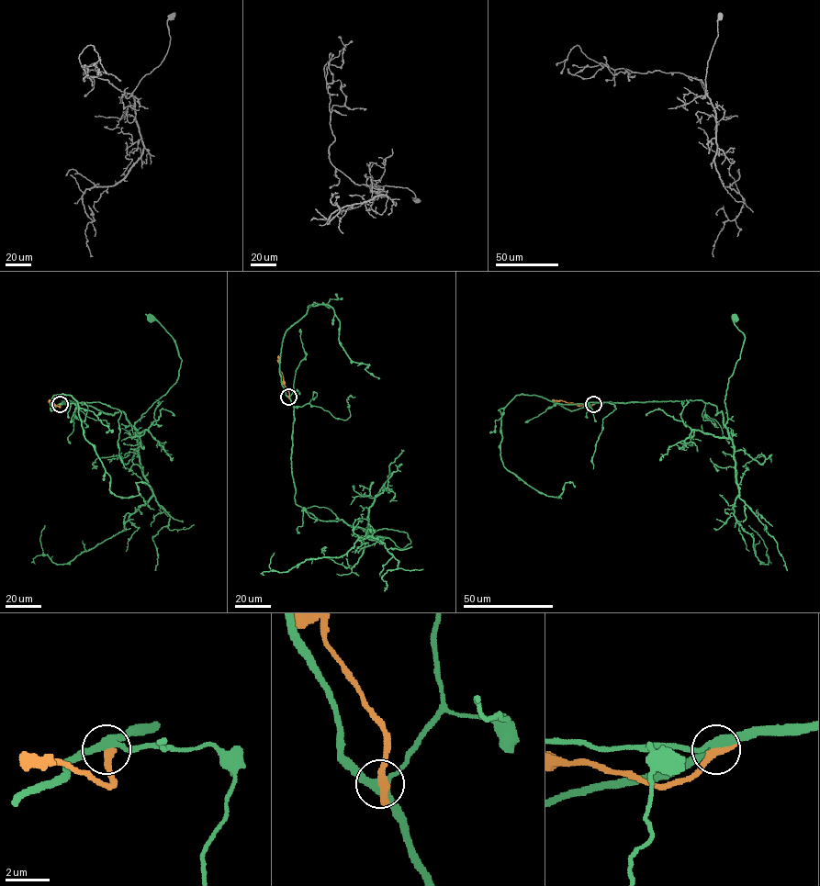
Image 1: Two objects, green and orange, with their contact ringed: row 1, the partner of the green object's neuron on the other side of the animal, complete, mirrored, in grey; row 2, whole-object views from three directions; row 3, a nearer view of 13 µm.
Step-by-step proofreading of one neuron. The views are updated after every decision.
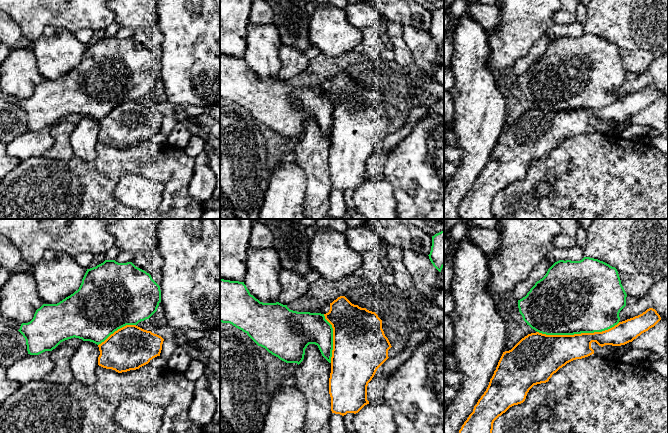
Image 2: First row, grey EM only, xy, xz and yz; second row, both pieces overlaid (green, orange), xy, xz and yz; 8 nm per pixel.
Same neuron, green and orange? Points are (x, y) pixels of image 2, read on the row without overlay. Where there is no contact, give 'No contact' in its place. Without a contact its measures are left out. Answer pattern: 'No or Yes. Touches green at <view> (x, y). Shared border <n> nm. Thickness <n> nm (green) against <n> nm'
No. Touches green at yz (578, 109). Shared border 650 nm. Thickness 500 nm (green) against 280 nm

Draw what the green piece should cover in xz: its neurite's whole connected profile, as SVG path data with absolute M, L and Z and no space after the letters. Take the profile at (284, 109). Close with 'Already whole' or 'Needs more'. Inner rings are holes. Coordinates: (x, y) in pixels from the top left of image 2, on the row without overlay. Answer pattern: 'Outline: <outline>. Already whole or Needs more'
Outline: M220 55L220 98L242 106L258 122L286 139L299 141L309 120L317 121L322 132L331 139L333 104L324 90L293 87L279 78L260 78L250 70L244 58Z. Already whole

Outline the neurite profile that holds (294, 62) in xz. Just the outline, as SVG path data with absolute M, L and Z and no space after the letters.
M284 45L279 50L279 58L282 65L278 72L278 78L283 81L301 74L308 67L310 61L306 53Z

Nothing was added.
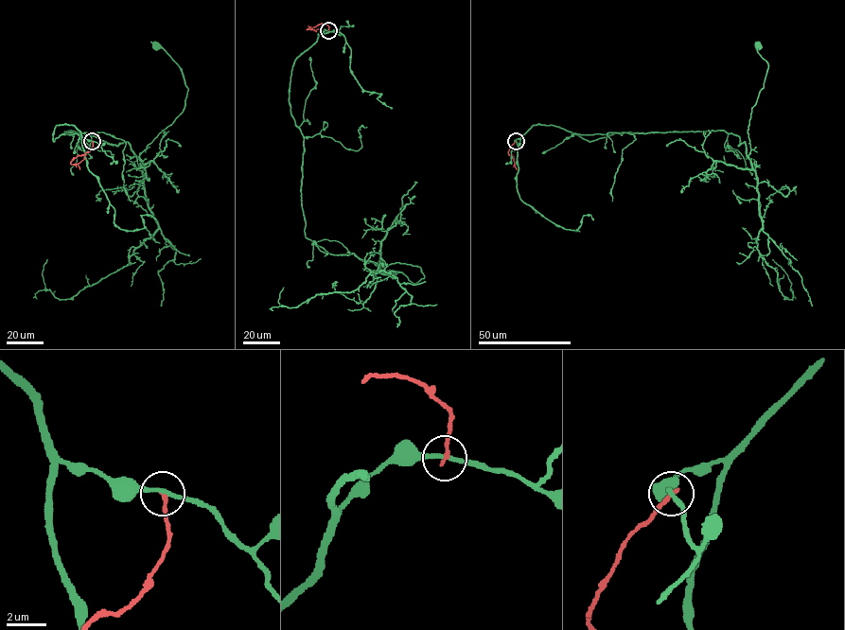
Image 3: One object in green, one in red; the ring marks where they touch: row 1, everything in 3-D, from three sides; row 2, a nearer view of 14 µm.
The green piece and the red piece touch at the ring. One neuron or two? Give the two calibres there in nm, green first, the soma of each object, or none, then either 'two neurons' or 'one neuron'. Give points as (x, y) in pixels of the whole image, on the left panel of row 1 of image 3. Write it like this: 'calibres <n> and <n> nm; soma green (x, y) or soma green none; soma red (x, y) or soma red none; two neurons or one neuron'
calibres 200 and 200 nm; soma green (156, 45); soma red none; two neurons

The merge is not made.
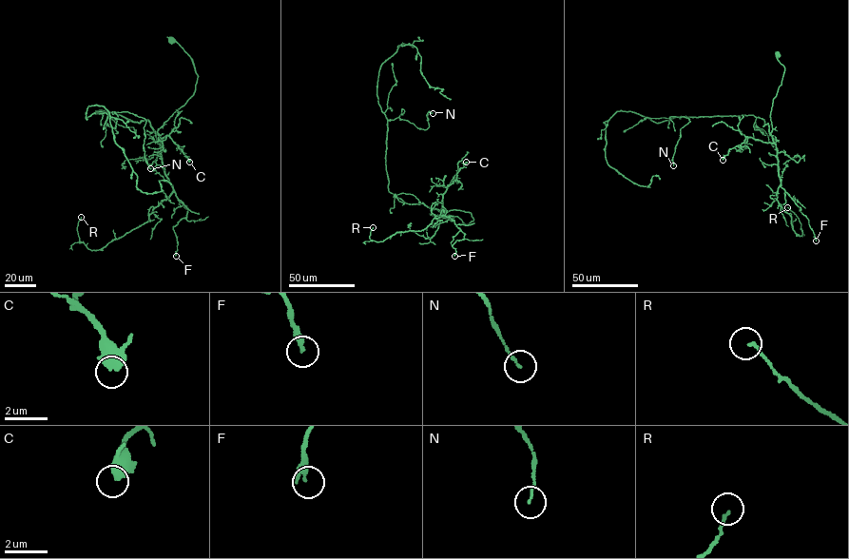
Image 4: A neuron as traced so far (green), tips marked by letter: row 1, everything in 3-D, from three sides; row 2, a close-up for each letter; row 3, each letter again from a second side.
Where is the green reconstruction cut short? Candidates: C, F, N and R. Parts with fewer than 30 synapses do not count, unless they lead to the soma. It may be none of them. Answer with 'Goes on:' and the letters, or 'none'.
Goes on: none

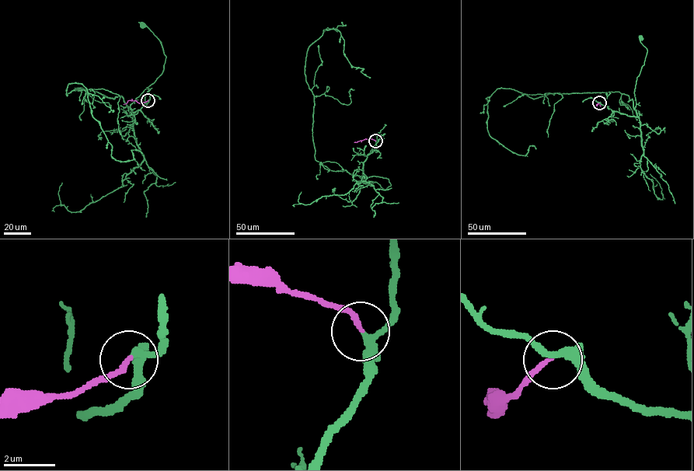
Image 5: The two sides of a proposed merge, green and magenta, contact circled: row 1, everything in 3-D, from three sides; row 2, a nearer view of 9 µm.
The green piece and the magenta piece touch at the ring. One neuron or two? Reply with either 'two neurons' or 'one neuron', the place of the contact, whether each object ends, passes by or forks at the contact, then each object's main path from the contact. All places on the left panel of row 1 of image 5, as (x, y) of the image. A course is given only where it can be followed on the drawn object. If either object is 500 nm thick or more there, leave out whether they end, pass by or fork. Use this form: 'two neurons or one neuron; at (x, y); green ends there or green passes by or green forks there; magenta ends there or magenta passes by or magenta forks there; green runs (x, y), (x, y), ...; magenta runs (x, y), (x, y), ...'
one neuron; at (148, 100); green forks there; magenta ends there; green runs (148, 99), (132, 115), (130, 106), (160, 75), (165, 56), (160, 40), (142, 25); magenta runs (148, 100), (141, 103), (129, 100), (123, 104)

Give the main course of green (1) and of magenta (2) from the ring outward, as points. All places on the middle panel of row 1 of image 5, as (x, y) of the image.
1: (375, 141), (364, 162), (363, 177), (360, 176), (385, 177), (391, 185), (383, 189), (376, 182), (370, 183)
2: (375, 141), (365, 138), (354, 142)

